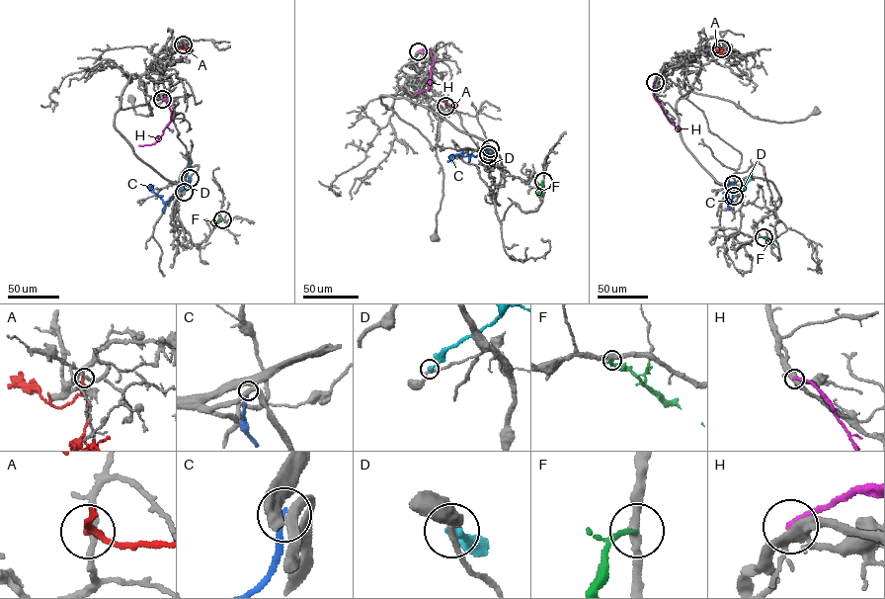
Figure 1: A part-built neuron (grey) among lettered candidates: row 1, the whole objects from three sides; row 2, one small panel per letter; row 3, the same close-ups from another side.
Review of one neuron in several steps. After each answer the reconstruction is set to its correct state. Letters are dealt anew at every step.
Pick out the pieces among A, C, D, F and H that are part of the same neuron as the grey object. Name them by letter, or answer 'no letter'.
no letter

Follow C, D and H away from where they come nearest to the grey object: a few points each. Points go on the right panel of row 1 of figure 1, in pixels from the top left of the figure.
C: (733, 184), (732, 199), (728, 202), (727, 188), (735, 183)
D: (734, 196), (751, 178), (751, 173)
H: (655, 82), (653, 96), (668, 120), (678, 129), (680, 128)

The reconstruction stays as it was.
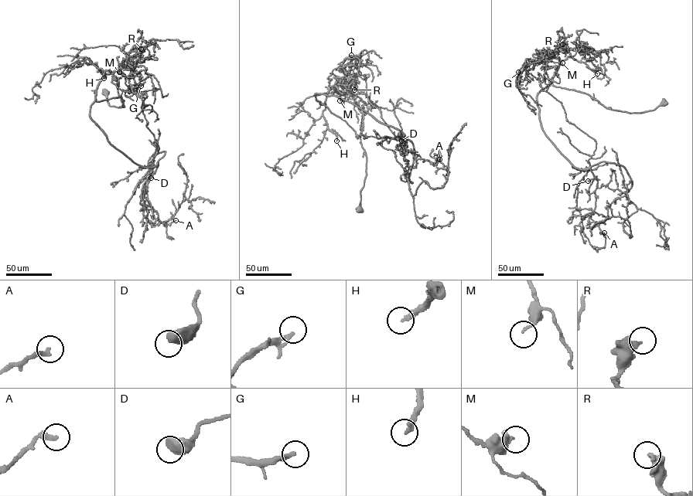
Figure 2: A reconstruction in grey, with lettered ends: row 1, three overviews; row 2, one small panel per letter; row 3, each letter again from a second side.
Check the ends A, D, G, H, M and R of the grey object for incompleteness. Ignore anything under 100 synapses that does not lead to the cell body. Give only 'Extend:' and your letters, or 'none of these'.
Extend: H

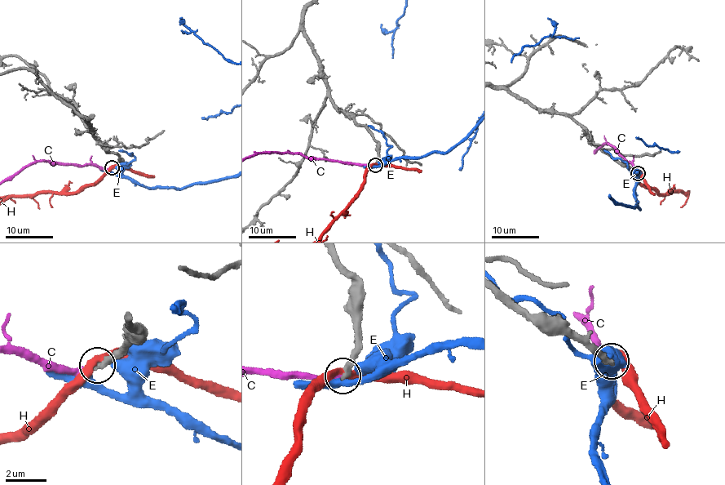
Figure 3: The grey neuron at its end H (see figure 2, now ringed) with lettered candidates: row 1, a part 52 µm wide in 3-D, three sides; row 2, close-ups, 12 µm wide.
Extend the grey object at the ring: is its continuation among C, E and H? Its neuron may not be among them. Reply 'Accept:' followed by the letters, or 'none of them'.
Accept: C

